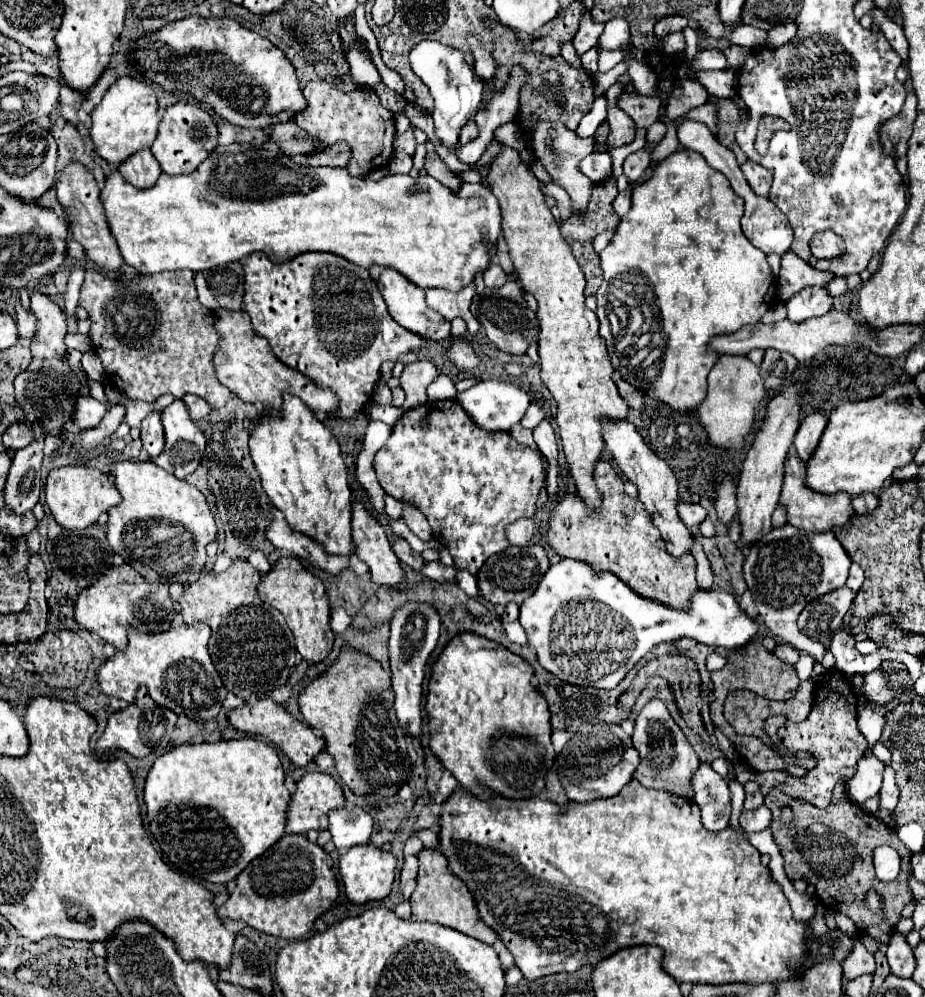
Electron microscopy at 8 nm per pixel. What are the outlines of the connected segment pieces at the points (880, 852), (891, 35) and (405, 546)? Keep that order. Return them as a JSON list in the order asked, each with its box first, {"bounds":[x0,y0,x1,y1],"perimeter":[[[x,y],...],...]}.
[{"bounds":[872,846,900,880],"perimeter":[[[878,846],[872,852],[872,860],[874,860],[876,876],[880,880],[894,880],[898,876],[900,856],[898,856],[898,852],[894,848],[890,848],[890,846]]]},{"bounds":[872,8,908,60],"perimeter":[[[880,8],[872,10],[872,22],[880,28],[880,32],[884,32],[886,40],[902,56],[902,60],[906,60],[908,58],[908,42],[904,38],[902,28],[884,10],[880,10]]]},{"bounds":[392,540,426,570],"perimeter":[[[396,540],[394,546],[392,546],[392,550],[396,552],[398,560],[404,562],[406,566],[410,566],[412,570],[422,570],[422,566],[426,564],[426,560],[422,558],[422,554],[414,552],[406,540]]]}]

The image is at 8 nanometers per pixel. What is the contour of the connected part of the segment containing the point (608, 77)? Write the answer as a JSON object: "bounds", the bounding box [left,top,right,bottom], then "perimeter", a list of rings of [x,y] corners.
{"bounds":[594,61,628,97],"perimeter":[[[623,61],[618,63],[611,70],[600,73],[597,72],[595,75],[595,86],[594,86],[594,94],[596,97],[601,96],[608,90],[608,88],[617,81],[617,78],[626,74],[628,71],[628,67],[624,64]]]}

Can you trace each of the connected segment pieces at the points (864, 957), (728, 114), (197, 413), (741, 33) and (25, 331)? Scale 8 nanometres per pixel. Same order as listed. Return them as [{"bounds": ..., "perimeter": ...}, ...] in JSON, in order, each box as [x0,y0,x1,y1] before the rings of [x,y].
[{"bounds":[842,942,876,980],"perimeter":[[[856,942],[856,946],[852,948],[852,952],[858,952],[858,954],[852,954],[852,956],[846,958],[846,962],[842,964],[844,976],[846,976],[848,980],[854,980],[854,978],[864,976],[864,974],[874,974],[874,970],[876,970],[874,956],[868,954],[866,946],[864,946],[862,942]]]},{"bounds":[718,100,746,164],"perimeter":[[[718,100],[718,142],[736,154],[738,164],[746,160],[746,154],[736,146],[736,126],[740,124],[740,108],[732,100]]]},{"bounds":[182,394,214,422],"perimeter":[[[186,394],[182,400],[184,400],[184,404],[186,404],[188,412],[190,412],[190,418],[194,422],[204,420],[214,410],[212,406],[208,406],[208,402],[204,402],[202,398],[196,398],[196,394]]]},{"bounds":[728,24,768,48],"perimeter":[[[740,24],[738,30],[732,30],[728,34],[728,40],[732,44],[740,44],[740,46],[746,46],[746,48],[762,48],[762,46],[766,46],[768,32],[762,30],[762,28]]]},{"bounds":[16,304,36,338],"perimeter":[[[16,304],[16,312],[18,312],[16,322],[18,322],[18,334],[20,334],[20,338],[32,338],[34,332],[36,332],[36,318],[30,312],[22,310],[20,304]]]}]

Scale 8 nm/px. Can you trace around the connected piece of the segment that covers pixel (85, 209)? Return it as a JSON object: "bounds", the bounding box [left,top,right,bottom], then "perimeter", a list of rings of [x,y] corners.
{"bounds":[56,162,124,274],"perimeter":[[[70,162],[60,172],[60,178],[56,182],[56,198],[62,204],[64,212],[68,214],[66,218],[68,218],[70,230],[72,230],[72,238],[82,244],[88,260],[98,264],[104,272],[120,274],[124,260],[120,258],[120,250],[116,246],[116,240],[112,238],[112,234],[108,230],[106,216],[104,216],[104,210],[102,210],[98,196],[100,196],[100,188],[98,188],[92,172],[88,172],[86,166],[82,166],[80,162]]]}

